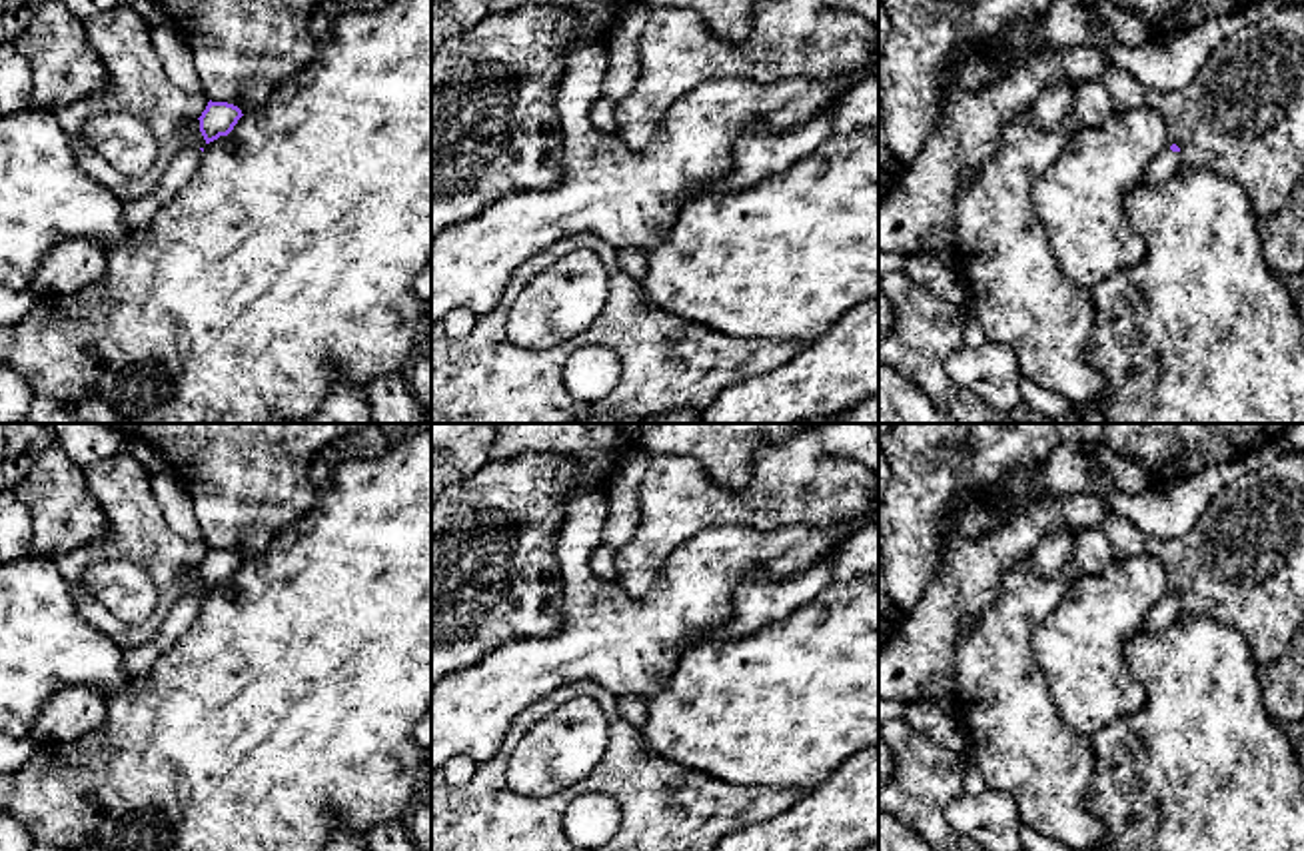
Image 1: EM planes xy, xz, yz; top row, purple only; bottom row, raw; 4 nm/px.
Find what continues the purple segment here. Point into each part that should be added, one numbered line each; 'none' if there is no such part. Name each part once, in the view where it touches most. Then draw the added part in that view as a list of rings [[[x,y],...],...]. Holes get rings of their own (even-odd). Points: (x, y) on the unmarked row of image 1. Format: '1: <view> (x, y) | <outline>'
1: yz (1167, 610) | [[[1166,593],[1148,611],[1144,619],[1144,631],[1162,633],[1178,619],[1178,615],[1180,615],[1180,599],[1172,599],[1170,593]]]

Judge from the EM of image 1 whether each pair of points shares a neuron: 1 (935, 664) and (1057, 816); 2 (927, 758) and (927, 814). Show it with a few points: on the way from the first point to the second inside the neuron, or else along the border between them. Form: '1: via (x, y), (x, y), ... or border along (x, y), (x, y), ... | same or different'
1: border along (957, 642), (957, 696), (953, 702) | different
2: via (927, 772), (927, 800) | same

